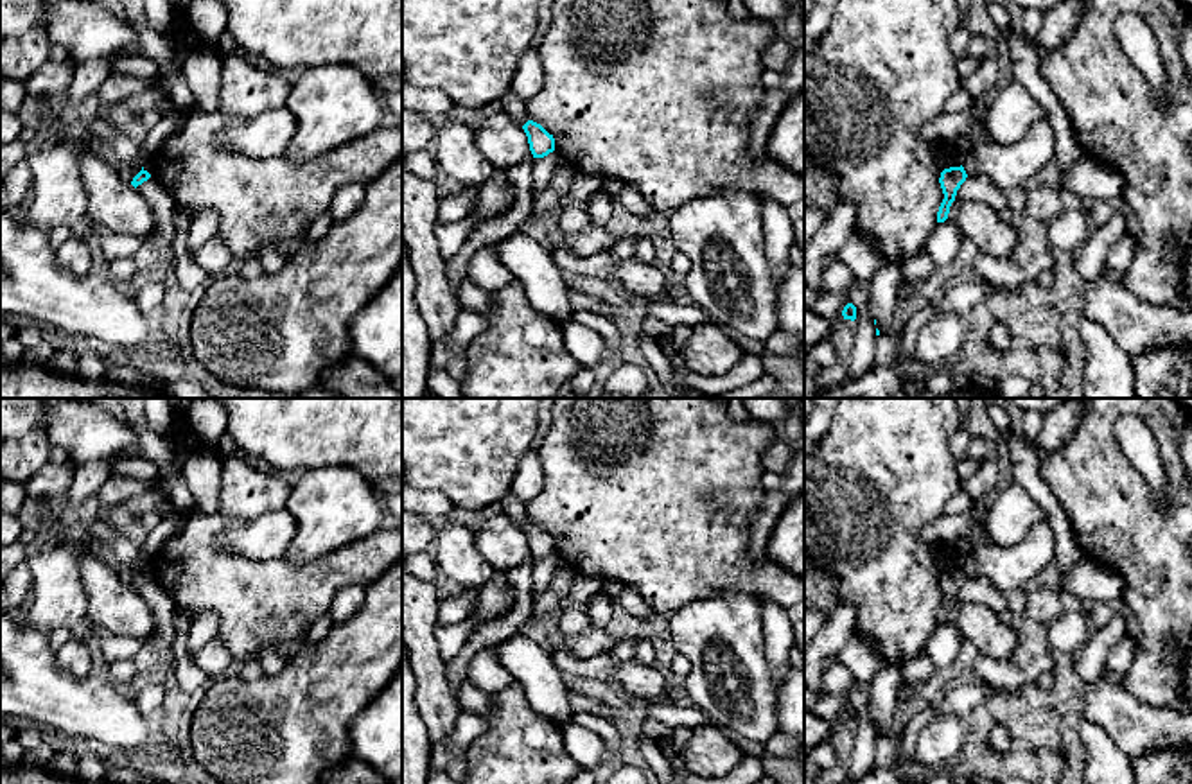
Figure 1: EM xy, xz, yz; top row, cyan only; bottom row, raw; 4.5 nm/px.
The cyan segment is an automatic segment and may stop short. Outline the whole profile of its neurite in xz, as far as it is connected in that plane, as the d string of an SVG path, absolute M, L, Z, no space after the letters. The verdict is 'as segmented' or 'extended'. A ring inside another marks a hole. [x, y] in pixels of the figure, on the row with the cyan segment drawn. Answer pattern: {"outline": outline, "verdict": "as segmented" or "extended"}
{"outline": "M528 120L522 126L533 158L544 158L555 151L555 138L540 124Z", "verdict": "as segmented"}

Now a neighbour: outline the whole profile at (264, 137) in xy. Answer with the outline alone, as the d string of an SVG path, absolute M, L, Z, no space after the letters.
M287 108L269 109L253 118L232 118L215 142L226 151L257 160L280 160L296 131L296 118Z

